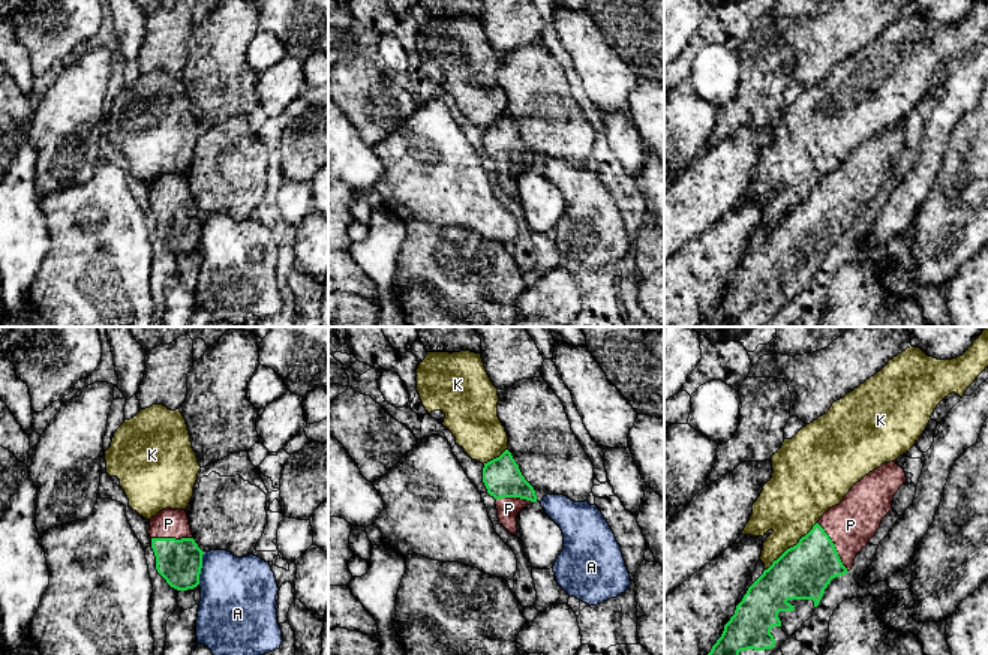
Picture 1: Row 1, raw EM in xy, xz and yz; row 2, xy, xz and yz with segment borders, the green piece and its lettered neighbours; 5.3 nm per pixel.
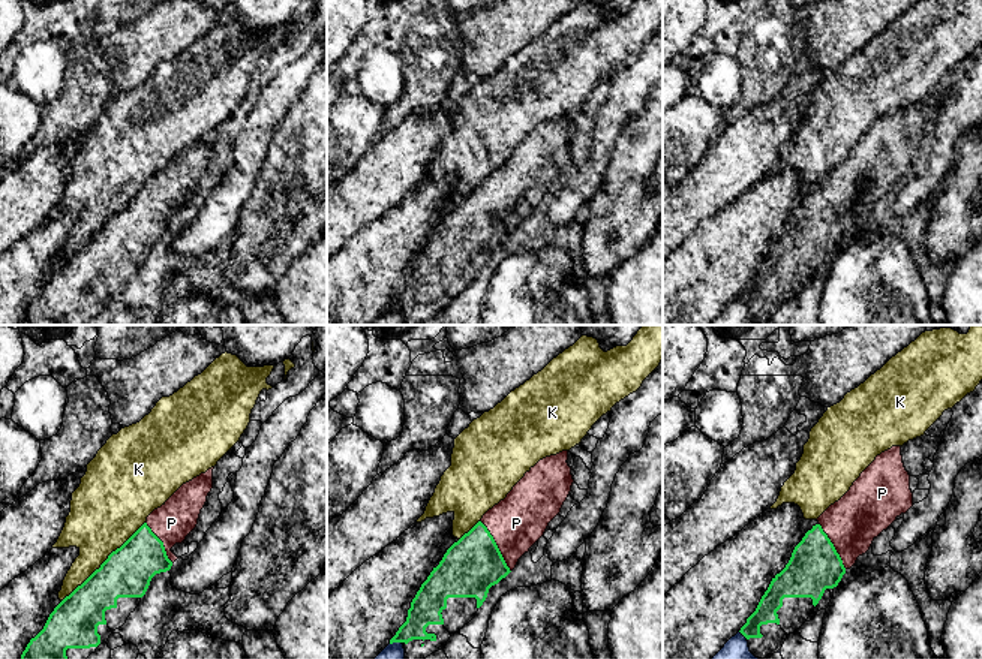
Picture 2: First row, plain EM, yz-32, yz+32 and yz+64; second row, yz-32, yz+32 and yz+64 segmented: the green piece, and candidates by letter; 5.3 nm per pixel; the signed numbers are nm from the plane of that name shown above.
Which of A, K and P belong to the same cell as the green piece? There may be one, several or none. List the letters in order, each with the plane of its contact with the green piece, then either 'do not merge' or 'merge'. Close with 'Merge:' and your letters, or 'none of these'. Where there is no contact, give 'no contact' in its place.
A: xy | do not merge
K: yz | do not merge
P: yz | merge
Merge: P

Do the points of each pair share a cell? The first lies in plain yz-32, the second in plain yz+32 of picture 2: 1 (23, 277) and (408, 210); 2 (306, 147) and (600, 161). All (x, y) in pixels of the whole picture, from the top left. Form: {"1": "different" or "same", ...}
{"1": "same", "2": "different"}

